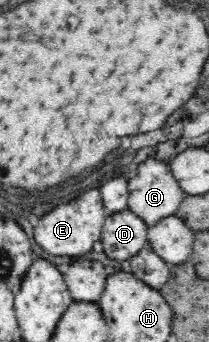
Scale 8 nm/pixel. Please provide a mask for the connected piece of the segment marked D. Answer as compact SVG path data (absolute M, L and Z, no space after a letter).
M129 209L108 215L100 238L107 259L127 260L148 246L148 227L142 218Z

